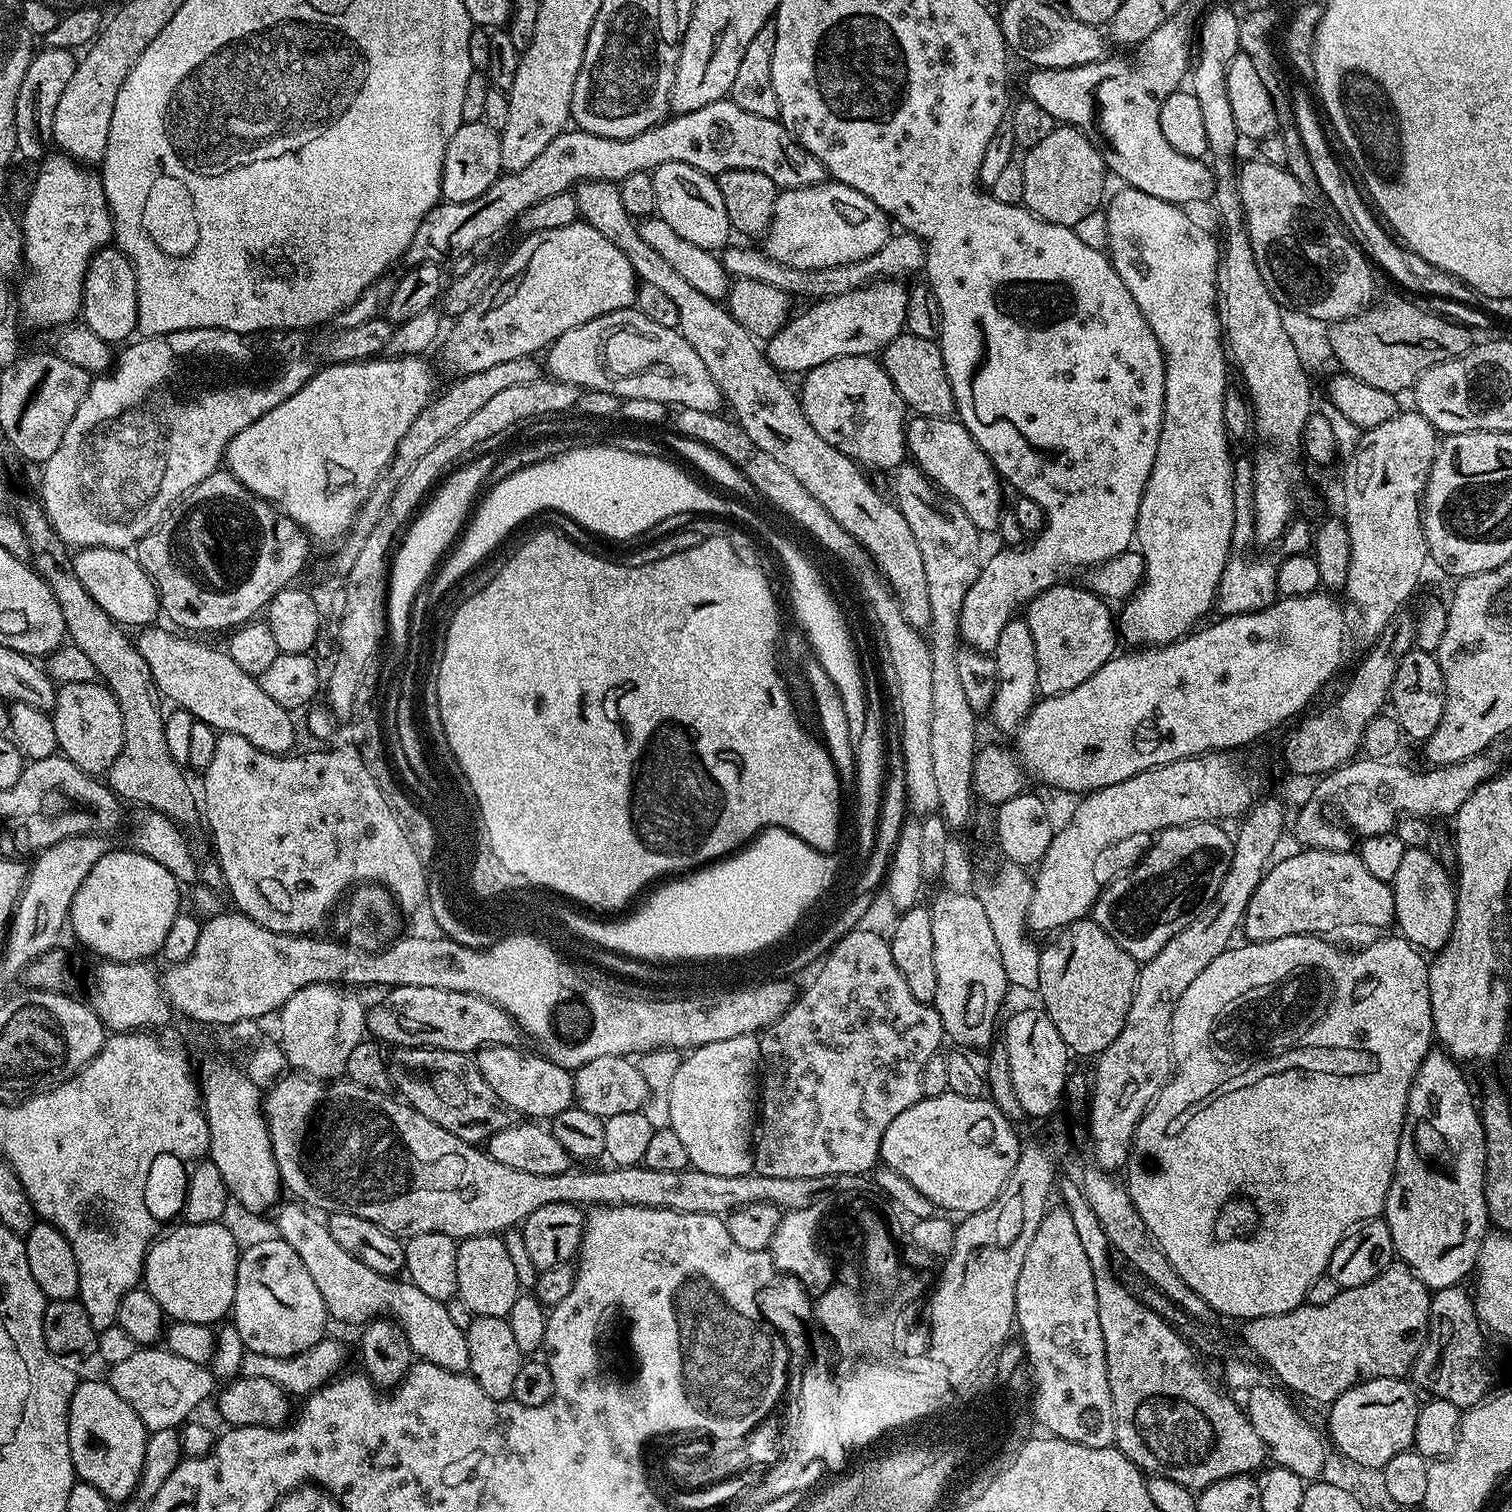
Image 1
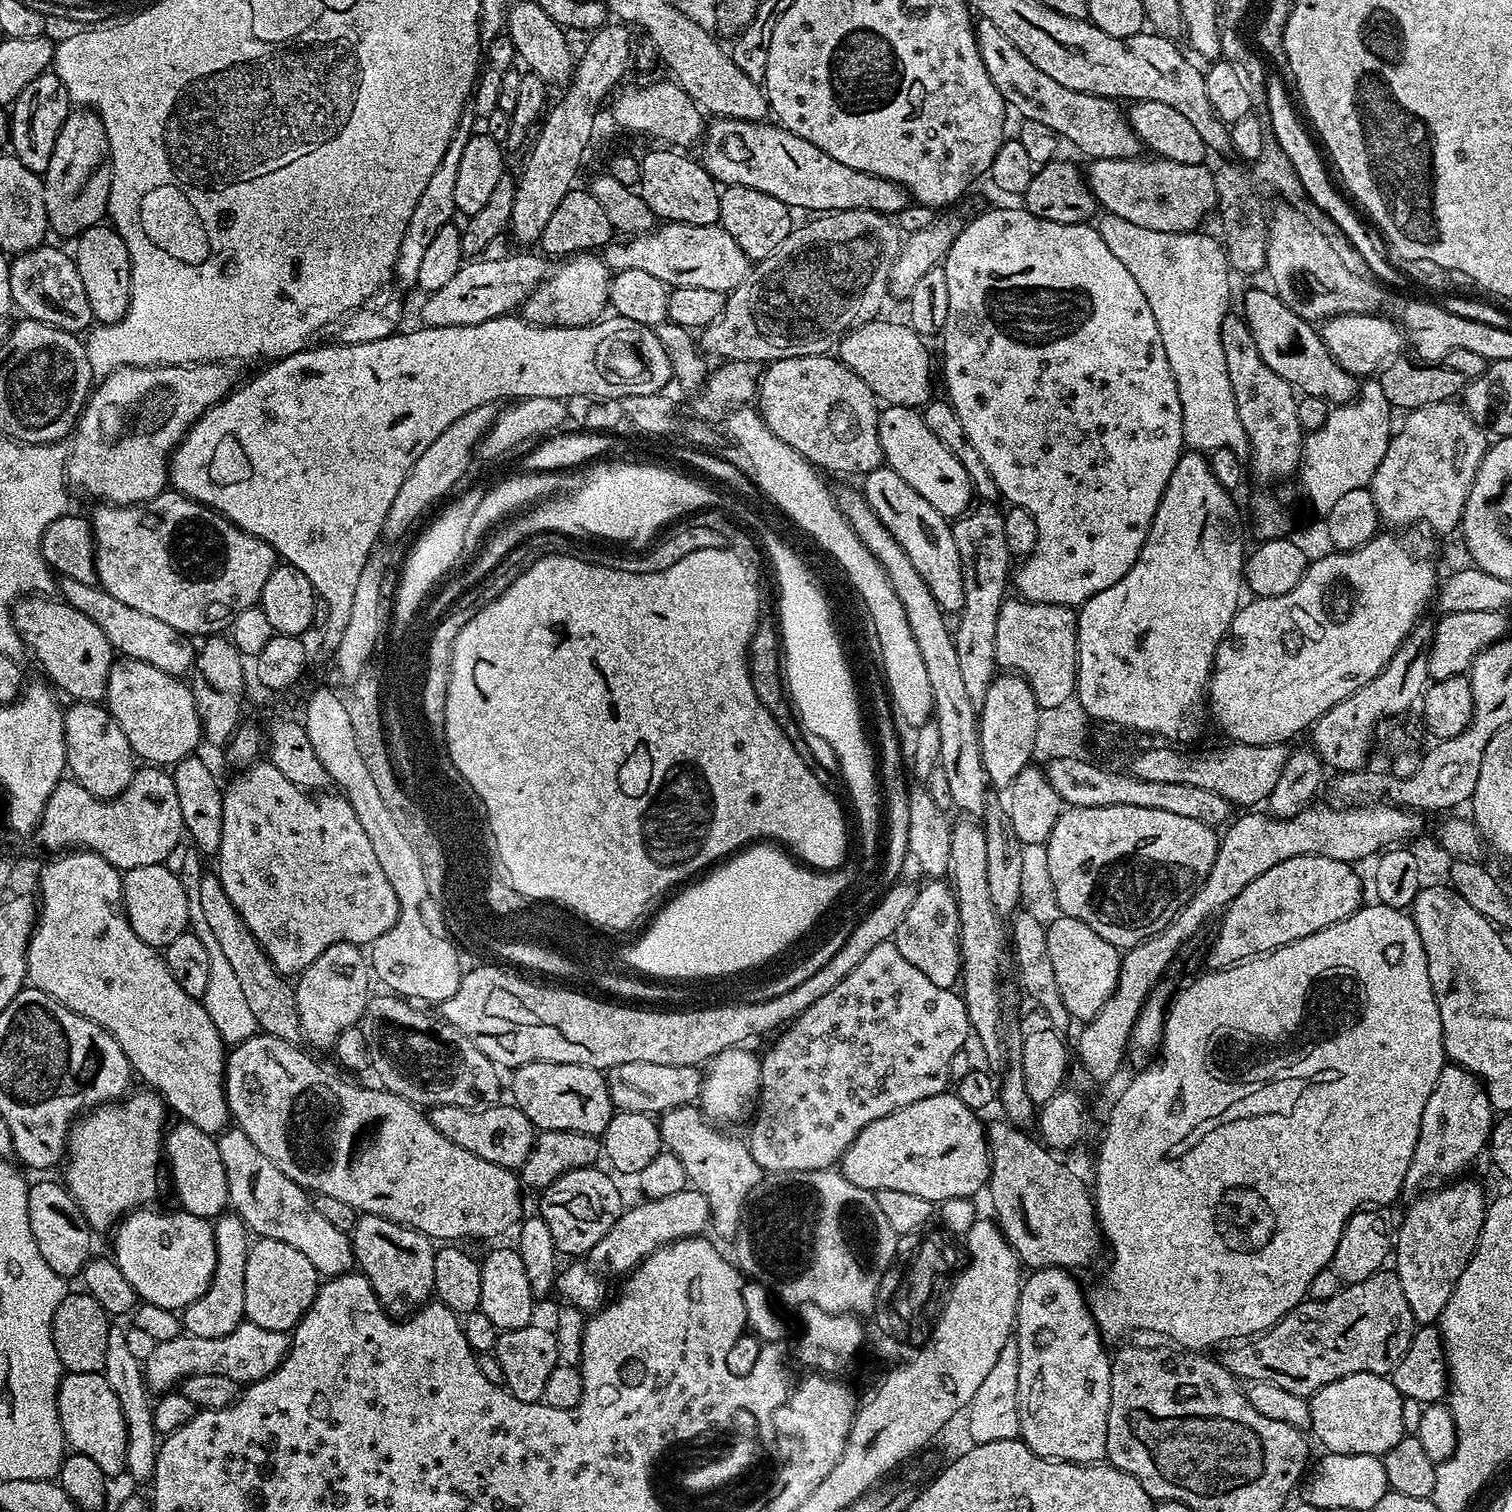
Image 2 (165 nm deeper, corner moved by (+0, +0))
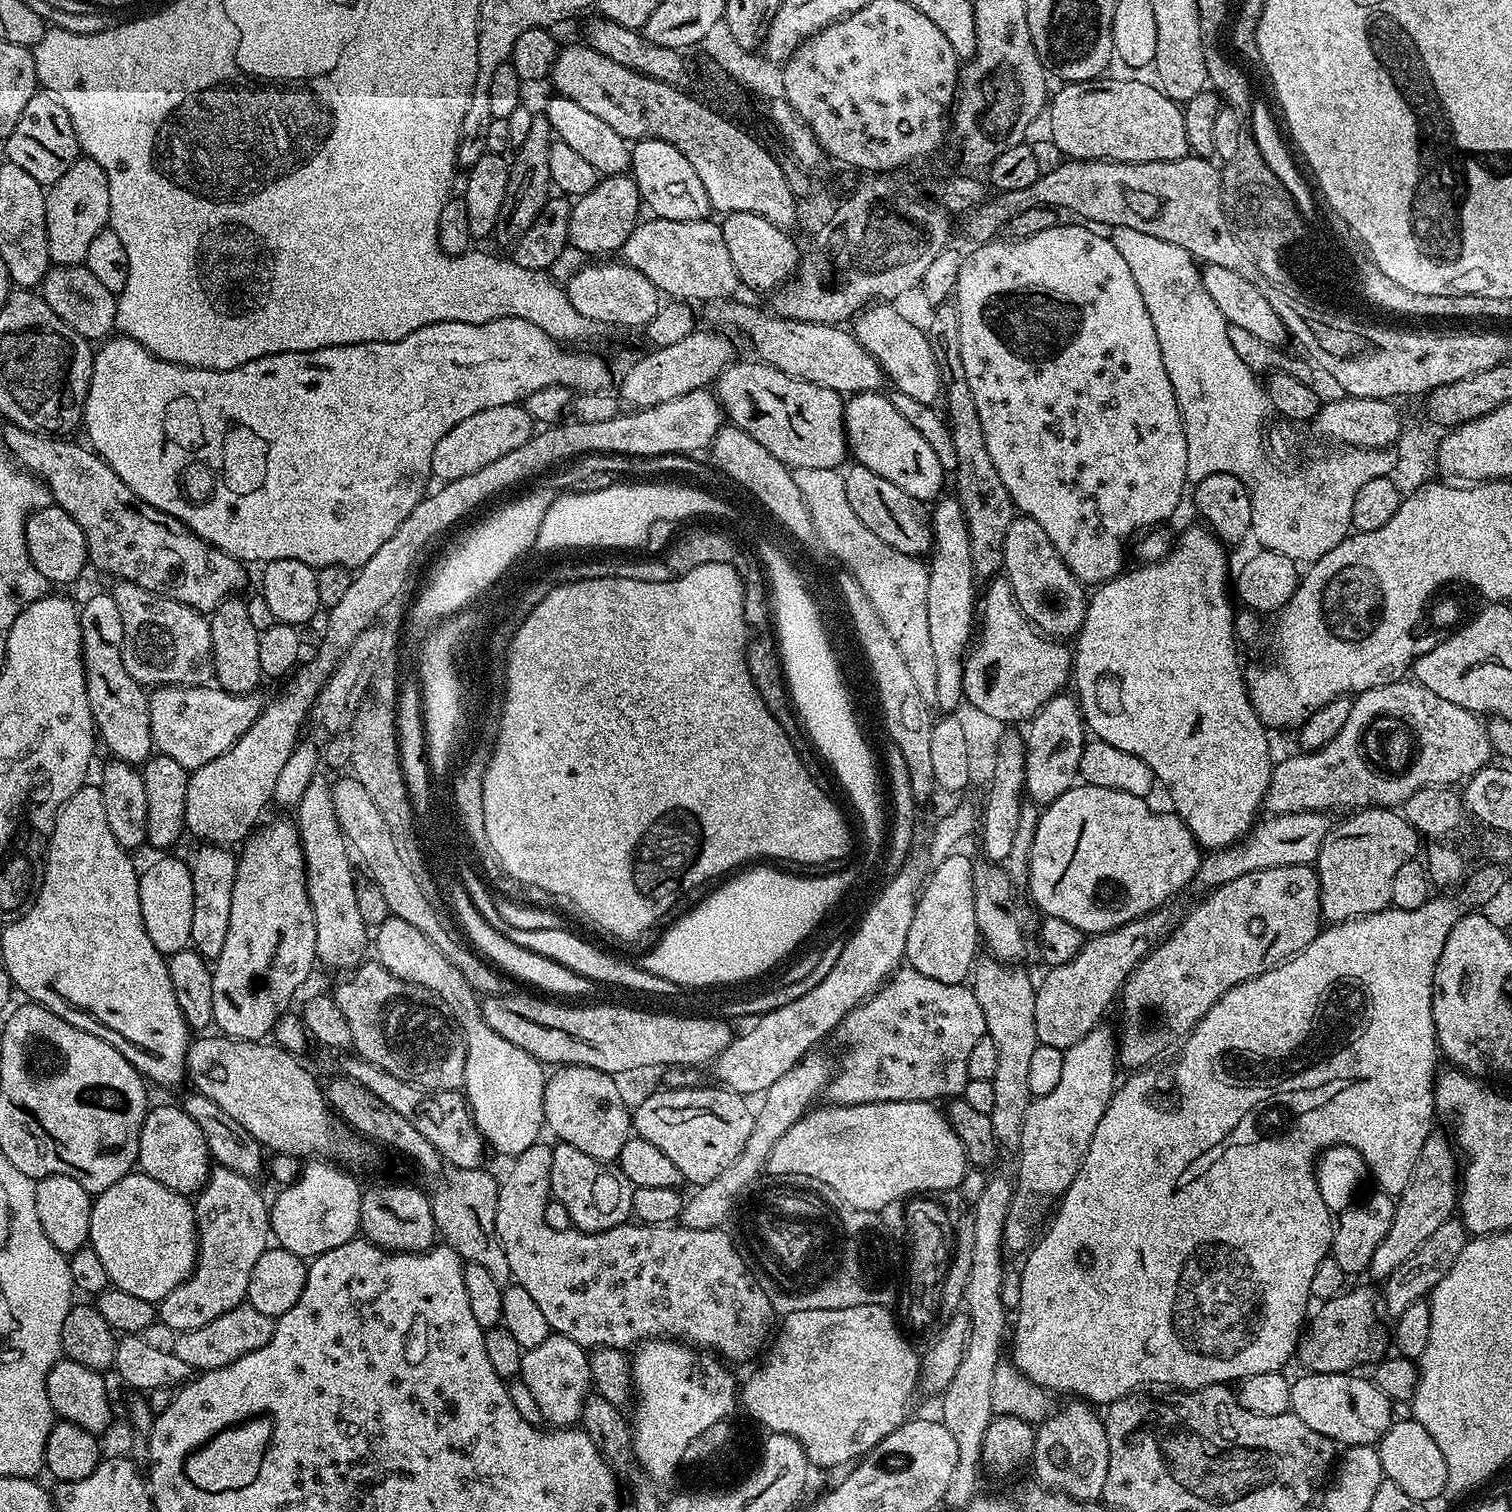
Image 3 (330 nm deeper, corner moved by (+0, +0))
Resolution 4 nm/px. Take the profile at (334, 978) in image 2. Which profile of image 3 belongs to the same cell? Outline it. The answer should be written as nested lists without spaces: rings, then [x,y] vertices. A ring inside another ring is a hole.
[[[316,774],[312,784],[306,786],[306,792],[294,808],[294,823],[304,851],[308,901],[312,904],[312,913],[316,919],[317,961],[328,968],[352,970],[365,959],[364,951],[367,948],[369,951],[370,932],[368,936],[360,904],[356,901],[356,880],[352,877],[353,857],[350,855],[350,845],[336,821],[331,787],[327,783],[324,785],[321,776]]]

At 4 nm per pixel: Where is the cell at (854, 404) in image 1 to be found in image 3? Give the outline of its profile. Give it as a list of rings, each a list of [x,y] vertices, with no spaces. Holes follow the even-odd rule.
[[[733,362],[720,373],[714,384],[714,395],[724,410],[724,415],[735,427],[740,428],[754,442],[762,442],[774,458],[788,465],[789,469],[809,468],[810,470],[826,470],[840,468],[844,455],[850,449],[844,435],[845,397],[826,386],[818,386],[814,382],[806,382],[802,378],[794,378],[790,374],[782,374],[774,366],[763,362],[756,364],[739,364]]]

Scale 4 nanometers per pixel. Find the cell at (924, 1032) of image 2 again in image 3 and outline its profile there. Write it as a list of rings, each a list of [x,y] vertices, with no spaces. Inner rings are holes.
[[[901,967],[875,996],[850,1010],[836,1027],[834,1040],[844,1047],[844,1053],[840,1056],[840,1064],[838,1060],[832,1081],[828,1083],[826,1096],[832,1099],[829,1101],[833,1105],[842,1108],[878,1102],[944,1102],[949,1098],[963,1097],[969,1081],[967,1064],[974,1046],[985,1035],[986,1018],[982,1018],[982,1006],[978,1006],[978,998],[974,998],[967,983],[934,982],[934,978],[918,974],[918,970]]]

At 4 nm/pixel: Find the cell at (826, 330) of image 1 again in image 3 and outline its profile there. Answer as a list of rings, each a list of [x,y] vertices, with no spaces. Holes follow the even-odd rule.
[[[704,386],[690,394],[682,394],[682,398],[674,398],[670,402],[662,402],[658,406],[632,410],[627,414],[609,418],[607,422],[587,424],[581,420],[573,419],[572,424],[557,422],[551,426],[541,427],[529,440],[522,442],[522,446],[518,446],[518,450],[510,450],[510,454],[502,454],[502,458],[490,462],[490,466],[482,466],[482,470],[474,470],[474,474],[466,474],[466,478],[441,483],[437,492],[429,491],[424,499],[418,502],[418,506],[414,506],[414,510],[410,510],[410,514],[406,514],[402,526],[398,526],[398,530],[394,530],[394,534],[390,534],[390,538],[386,538],[386,542],[382,542],[382,546],[378,546],[378,551],[363,566],[355,569],[346,594],[342,594],[340,601],[334,602],[334,606],[327,609],[328,629],[325,630],[324,637],[320,640],[320,649],[317,650],[316,657],[309,664],[301,663],[291,673],[290,679],[287,681],[289,684],[285,686],[280,696],[274,697],[269,704],[267,701],[261,707],[256,721],[242,734],[242,738],[238,738],[238,742],[234,742],[232,749],[210,762],[206,762],[206,766],[191,769],[186,786],[186,810],[184,811],[184,826],[187,835],[197,836],[200,842],[221,846],[233,846],[232,844],[236,843],[239,845],[248,839],[250,833],[257,827],[256,819],[263,814],[264,807],[273,803],[272,791],[278,774],[281,773],[282,766],[286,765],[286,760],[290,758],[291,752],[294,751],[301,739],[300,727],[303,726],[304,719],[307,721],[311,717],[312,707],[316,705],[316,699],[324,688],[325,682],[332,677],[332,671],[338,667],[340,659],[348,653],[348,647],[358,638],[358,634],[362,634],[368,627],[377,623],[379,616],[376,615],[403,590],[404,583],[408,580],[407,572],[411,570],[416,555],[435,536],[440,536],[447,528],[454,527],[467,512],[474,511],[479,504],[486,503],[491,496],[496,496],[499,492],[504,492],[507,488],[522,483],[523,480],[532,480],[535,476],[542,475],[543,472],[550,471],[549,473],[551,473],[557,466],[575,461],[581,456],[598,452],[607,452],[617,456],[657,456],[671,452],[700,454],[703,448],[705,451],[715,440],[717,432],[720,431],[726,420],[719,400]]]

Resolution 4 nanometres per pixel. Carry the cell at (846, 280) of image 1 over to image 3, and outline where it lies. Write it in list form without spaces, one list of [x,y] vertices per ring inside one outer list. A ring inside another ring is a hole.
[[[648,218],[637,223],[636,228],[626,238],[622,249],[623,263],[630,265],[634,270],[646,274],[650,282],[665,297],[676,302],[697,302],[696,300],[724,300],[732,296],[736,288],[741,287],[740,280],[736,277],[734,262],[730,262],[730,250],[726,250],[726,238],[722,238],[720,224],[715,219],[695,220],[694,222],[674,222],[673,220],[661,220]]]

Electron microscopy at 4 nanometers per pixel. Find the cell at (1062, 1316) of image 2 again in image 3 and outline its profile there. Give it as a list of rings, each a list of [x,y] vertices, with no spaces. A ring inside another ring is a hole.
[[[1068,1402],[1065,1408],[1057,1407],[1052,1416],[1048,1417],[1036,1428],[1036,1441],[1030,1461],[1036,1467],[1035,1479],[1049,1490],[1055,1490],[1072,1497],[1077,1502],[1096,1502],[1103,1497],[1106,1486],[1106,1466],[1110,1462],[1110,1446],[1106,1438],[1103,1419],[1092,1412],[1093,1409],[1084,1402]]]

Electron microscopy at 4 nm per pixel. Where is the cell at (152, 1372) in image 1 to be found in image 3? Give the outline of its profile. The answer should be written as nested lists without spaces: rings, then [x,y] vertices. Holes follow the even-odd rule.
[[[247,1302],[234,1306],[234,1310],[226,1310],[214,1322],[206,1322],[206,1326],[198,1326],[198,1330],[181,1332],[174,1342],[172,1353],[186,1362],[192,1370],[209,1372],[222,1366],[230,1366],[238,1358],[266,1346],[276,1329],[273,1317],[262,1314],[262,1310],[254,1310]]]

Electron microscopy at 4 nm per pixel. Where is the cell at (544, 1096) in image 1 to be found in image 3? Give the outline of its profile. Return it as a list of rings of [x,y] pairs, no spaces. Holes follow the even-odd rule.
[[[581,1064],[560,1066],[556,1072],[544,1081],[544,1123],[547,1131],[552,1131],[559,1143],[574,1146],[574,1150],[582,1150],[582,1154],[590,1154],[590,1158],[612,1162],[617,1159],[626,1146],[630,1135],[630,1108],[624,1105],[624,1096],[615,1084],[613,1077],[602,1070],[587,1068]]]

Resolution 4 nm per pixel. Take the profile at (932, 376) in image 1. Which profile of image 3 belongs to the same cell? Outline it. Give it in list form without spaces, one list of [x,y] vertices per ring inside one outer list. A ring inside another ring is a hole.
[[[731,304],[721,310],[721,322],[737,328],[752,343],[753,350],[760,355],[757,357],[763,363],[782,370],[782,374],[826,386],[841,394],[874,392],[881,387],[880,383],[885,383],[886,377],[880,363],[856,341],[849,329],[847,332],[847,327],[788,320],[785,316],[767,311],[759,312],[748,304]]]

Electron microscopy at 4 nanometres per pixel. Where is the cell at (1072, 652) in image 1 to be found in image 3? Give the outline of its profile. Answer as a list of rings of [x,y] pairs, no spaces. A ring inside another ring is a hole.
[[[993,578],[985,588],[988,589],[982,592],[984,625],[979,625],[978,639],[964,662],[964,700],[1000,721],[1027,721],[1046,702],[1065,691],[1064,683],[1069,683],[1074,672],[1074,656],[1060,645],[1063,643],[1041,634],[1025,620],[1007,579]]]

